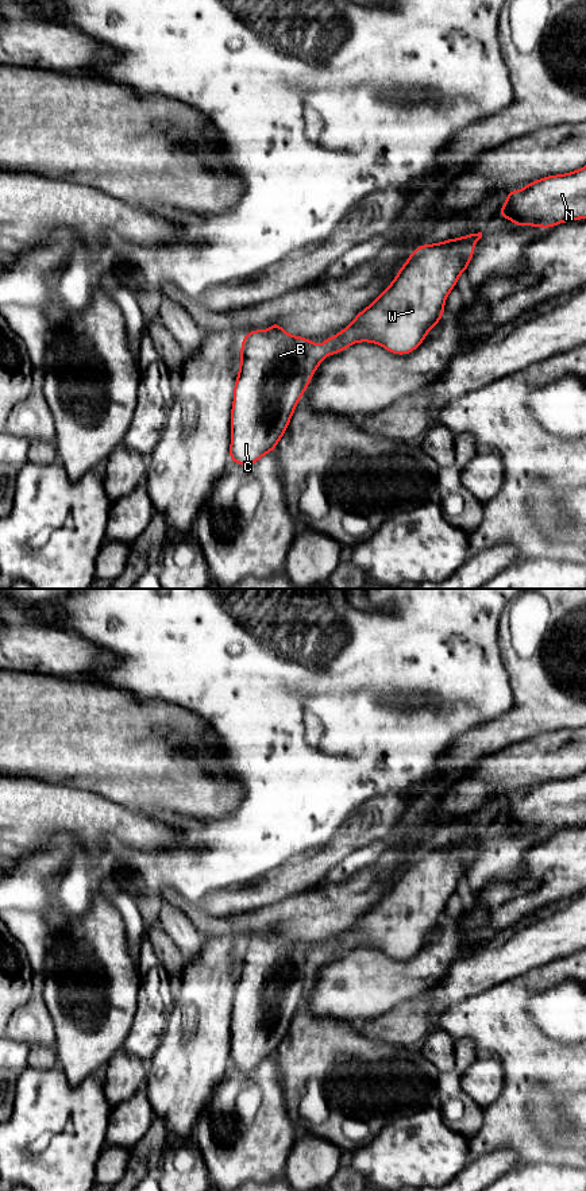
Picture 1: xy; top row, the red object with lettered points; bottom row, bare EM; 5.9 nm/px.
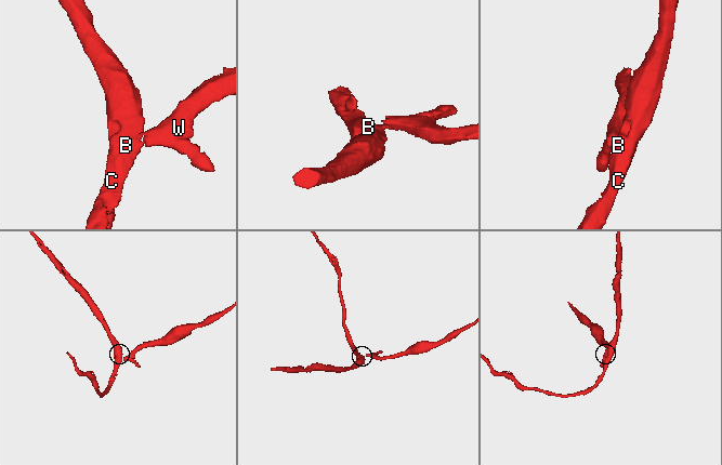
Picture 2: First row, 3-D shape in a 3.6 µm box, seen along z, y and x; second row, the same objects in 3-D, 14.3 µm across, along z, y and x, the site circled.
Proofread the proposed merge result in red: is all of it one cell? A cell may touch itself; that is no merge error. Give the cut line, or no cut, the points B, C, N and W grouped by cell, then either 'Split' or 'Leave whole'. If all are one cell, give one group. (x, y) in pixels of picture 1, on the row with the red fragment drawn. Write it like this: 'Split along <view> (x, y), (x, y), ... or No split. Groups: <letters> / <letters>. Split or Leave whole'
Split along xy (320, 347), (327, 354). Groups: B C / N W. Split

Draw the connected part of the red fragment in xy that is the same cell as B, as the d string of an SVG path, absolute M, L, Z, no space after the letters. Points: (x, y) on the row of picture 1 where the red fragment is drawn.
M278 321L266 331L250 331L242 340L240 366L231 409L230 460L251 466L274 451L325 351L311 339L285 332Z

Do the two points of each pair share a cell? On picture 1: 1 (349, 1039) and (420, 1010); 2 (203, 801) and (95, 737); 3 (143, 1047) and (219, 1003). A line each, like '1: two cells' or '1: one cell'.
1: two cells
2: one cell
3: two cells

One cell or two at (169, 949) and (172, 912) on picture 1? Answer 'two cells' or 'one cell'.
two cells

